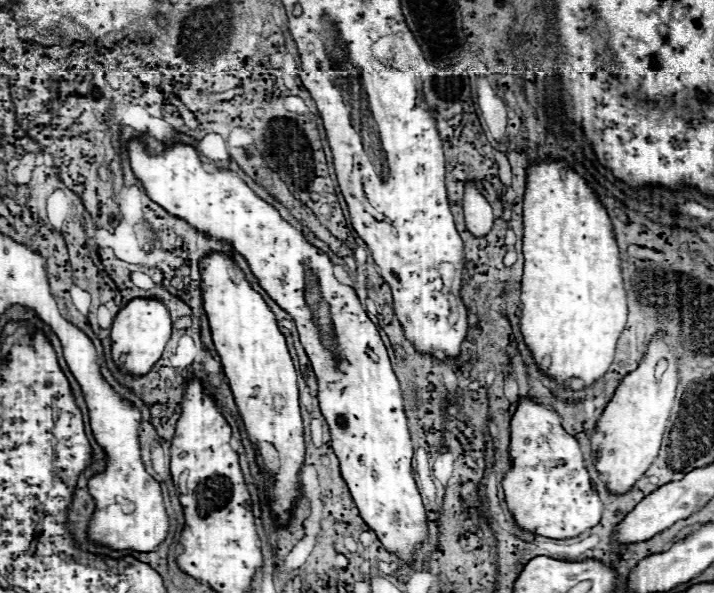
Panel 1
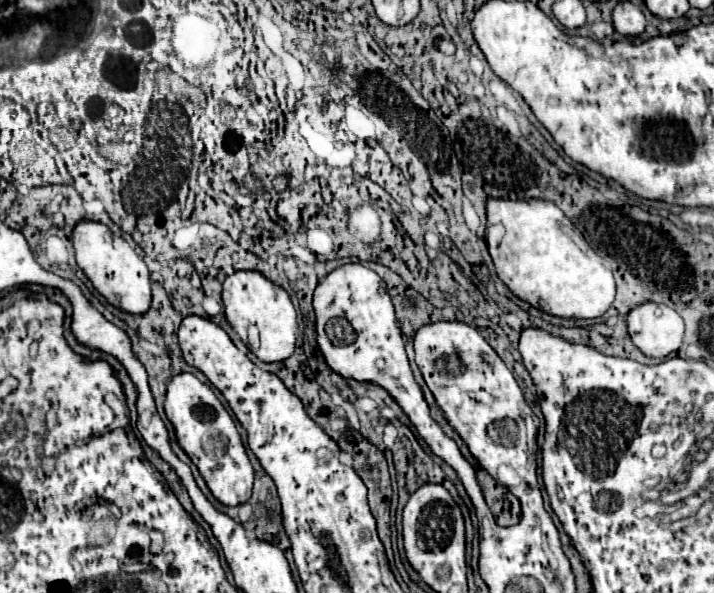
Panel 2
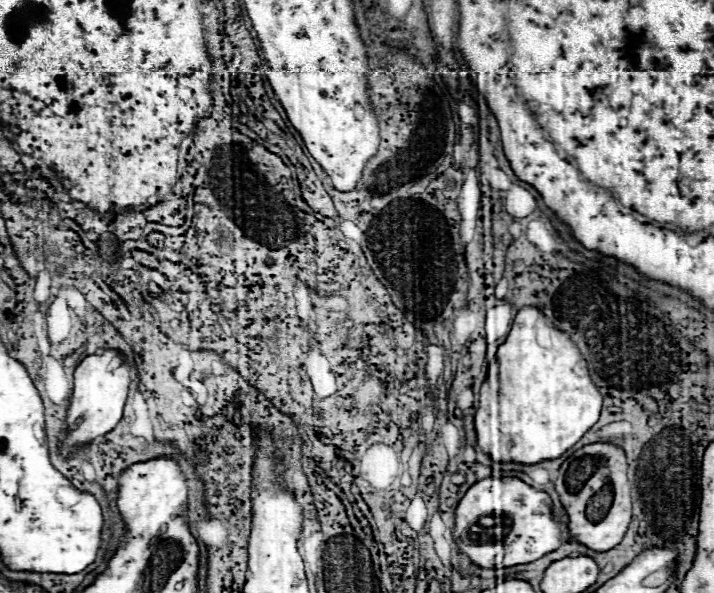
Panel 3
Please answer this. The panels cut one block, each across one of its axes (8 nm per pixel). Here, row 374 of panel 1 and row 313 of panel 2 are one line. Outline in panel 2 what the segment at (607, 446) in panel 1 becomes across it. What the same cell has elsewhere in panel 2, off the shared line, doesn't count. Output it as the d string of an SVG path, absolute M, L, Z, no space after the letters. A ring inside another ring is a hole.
M646 302L626 314L626 326L632 342L652 358L674 354L684 336L682 316L666 304Z

